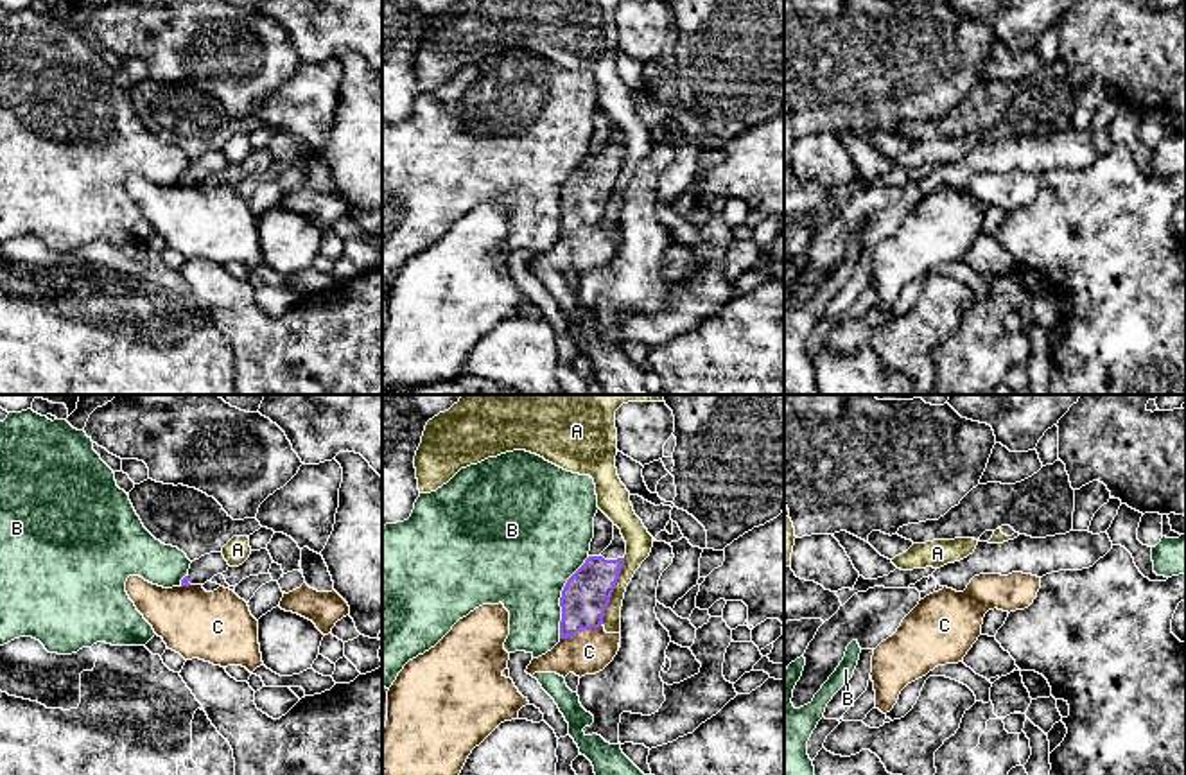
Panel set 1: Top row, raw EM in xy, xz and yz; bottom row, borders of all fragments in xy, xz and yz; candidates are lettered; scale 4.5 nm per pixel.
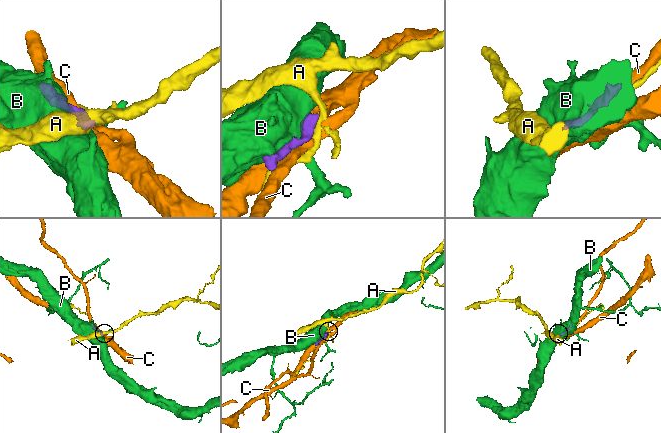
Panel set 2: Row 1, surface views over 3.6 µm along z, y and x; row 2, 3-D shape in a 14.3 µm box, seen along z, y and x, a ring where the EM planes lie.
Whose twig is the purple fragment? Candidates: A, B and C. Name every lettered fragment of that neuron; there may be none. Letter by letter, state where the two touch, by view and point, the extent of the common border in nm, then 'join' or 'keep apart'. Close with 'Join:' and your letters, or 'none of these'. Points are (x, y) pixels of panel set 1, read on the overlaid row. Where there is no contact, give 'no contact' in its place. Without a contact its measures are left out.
A: contact xz (612, 591); length 320 nm; keep apart
B: contact xz (560, 598); length 400 nm; keep apart
C: contact xz (580, 630); length 200 nm; keep apart
Join: none of these

